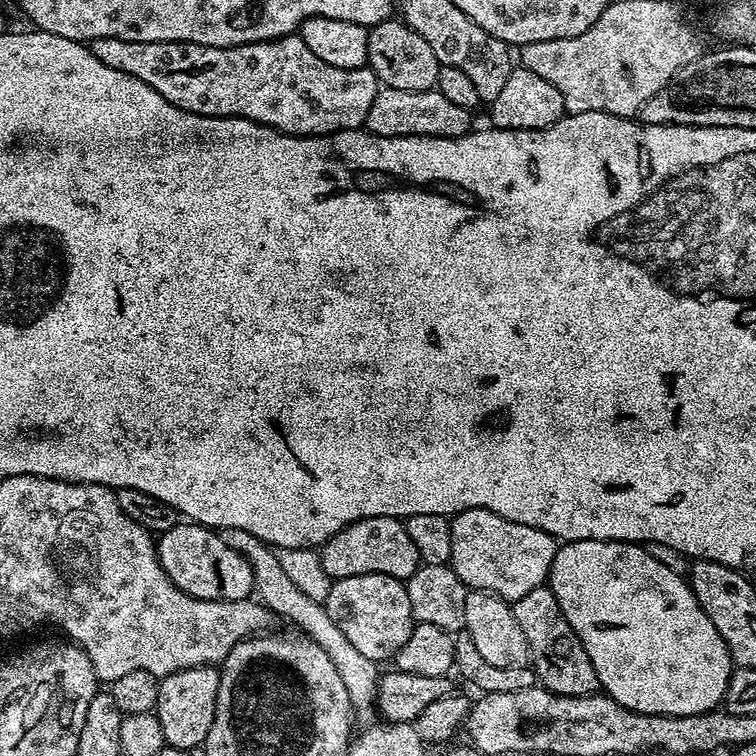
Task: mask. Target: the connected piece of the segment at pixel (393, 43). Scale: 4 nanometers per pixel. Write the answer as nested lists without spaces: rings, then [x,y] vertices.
[[[400,18],[383,20],[368,28],[367,67],[371,68],[383,87],[411,92],[433,91],[440,73],[440,63],[438,58],[434,58],[434,50],[430,50],[426,38]]]

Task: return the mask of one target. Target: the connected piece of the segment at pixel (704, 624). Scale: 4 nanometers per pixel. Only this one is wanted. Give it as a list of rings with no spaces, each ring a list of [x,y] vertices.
[[[570,540],[561,543],[554,554],[554,562],[550,566],[546,584],[552,589],[554,598],[558,598],[558,606],[566,622],[570,622],[570,630],[574,630],[574,634],[578,634],[578,642],[586,646],[586,654],[590,654],[590,662],[594,662],[594,670],[598,674],[600,688],[610,698],[614,698],[614,702],[638,714],[658,714],[659,716],[697,716],[703,712],[719,709],[723,705],[726,686],[730,682],[730,674],[734,667],[730,650],[726,642],[722,642],[718,630],[714,630],[714,622],[706,618],[706,610],[702,610],[687,579],[681,573],[662,566],[658,558],[650,558],[647,547],[631,544],[628,540]]]

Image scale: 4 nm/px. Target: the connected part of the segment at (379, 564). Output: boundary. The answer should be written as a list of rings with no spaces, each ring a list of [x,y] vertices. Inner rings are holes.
[[[395,516],[362,518],[346,525],[331,536],[319,549],[322,570],[333,580],[354,578],[358,574],[386,574],[407,582],[421,566],[418,546],[406,534],[404,520]]]

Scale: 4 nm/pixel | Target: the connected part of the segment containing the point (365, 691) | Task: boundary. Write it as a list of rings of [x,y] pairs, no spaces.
[[[222,528],[219,529],[219,533],[222,542],[226,542],[230,550],[242,553],[246,562],[250,562],[250,570],[254,574],[254,592],[260,603],[272,613],[273,617],[289,616],[300,627],[297,629],[303,635],[318,642],[318,646],[322,646],[322,650],[330,654],[330,662],[334,662],[334,667],[338,670],[343,685],[346,686],[346,694],[350,696],[350,702],[357,713],[373,711],[376,703],[376,686],[382,675],[381,669],[376,669],[379,668],[377,661],[366,658],[366,654],[361,654],[348,641],[346,634],[342,634],[342,630],[334,626],[334,618],[330,618],[324,604],[314,602],[312,598],[302,594],[298,586],[294,586],[286,570],[282,570],[282,566],[279,565],[276,552],[269,545],[263,544],[261,540],[254,538],[254,534],[249,534],[246,530]]]

